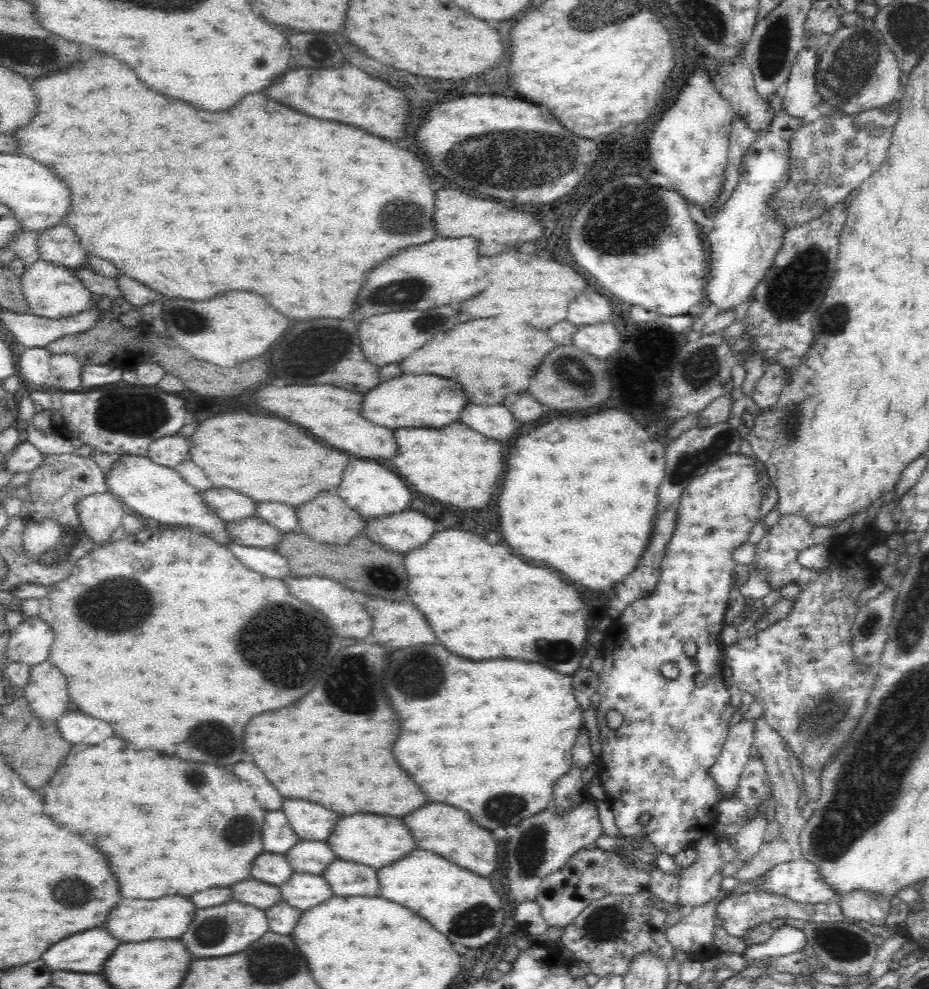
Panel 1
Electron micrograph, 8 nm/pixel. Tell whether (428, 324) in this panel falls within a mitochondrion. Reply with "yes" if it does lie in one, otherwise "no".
yes

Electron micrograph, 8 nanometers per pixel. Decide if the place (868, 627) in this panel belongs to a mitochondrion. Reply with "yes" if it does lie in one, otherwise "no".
yes

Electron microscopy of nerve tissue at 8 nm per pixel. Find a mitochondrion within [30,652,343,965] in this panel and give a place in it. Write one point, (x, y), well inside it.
(73, 895)

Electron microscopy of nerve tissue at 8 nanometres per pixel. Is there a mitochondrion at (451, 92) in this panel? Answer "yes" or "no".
no

